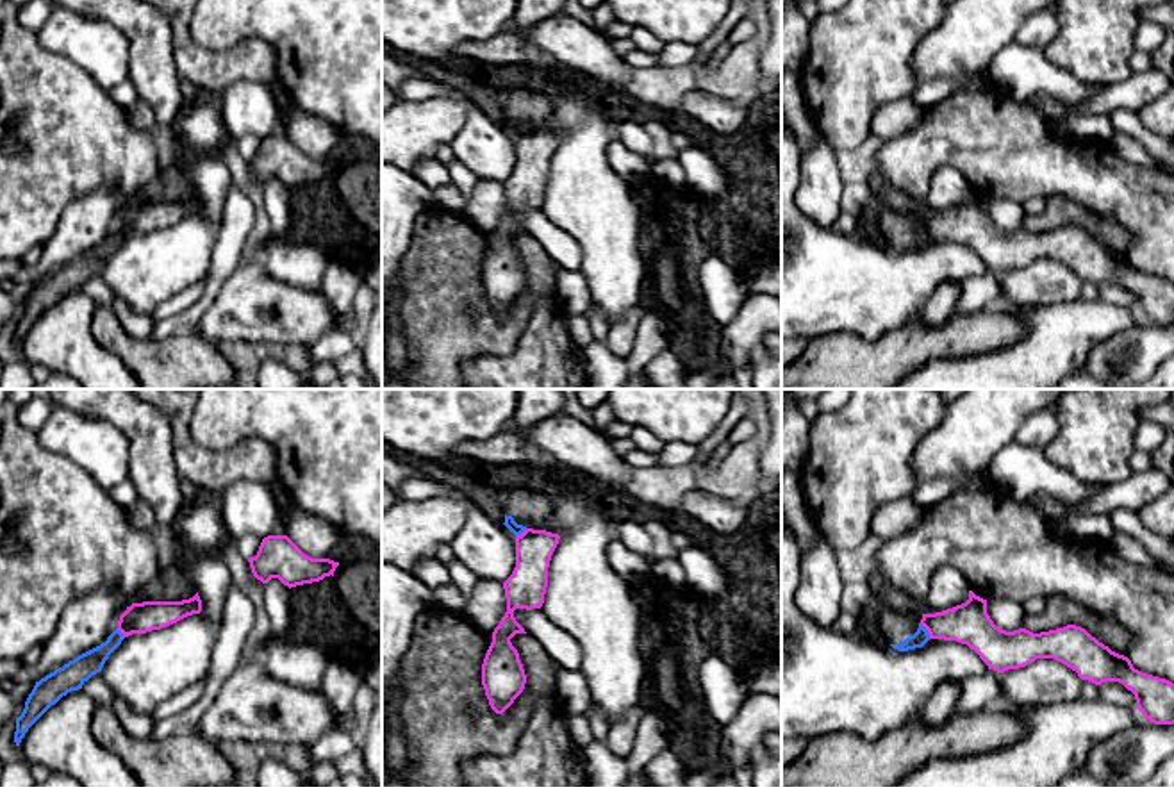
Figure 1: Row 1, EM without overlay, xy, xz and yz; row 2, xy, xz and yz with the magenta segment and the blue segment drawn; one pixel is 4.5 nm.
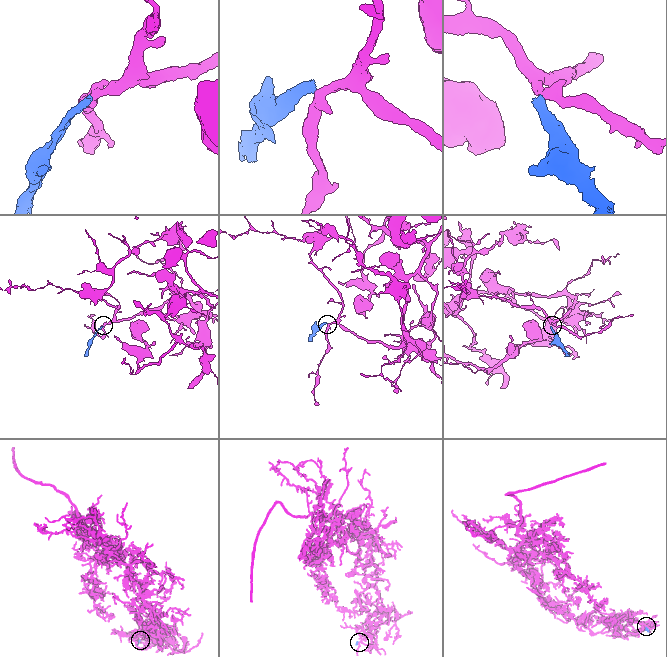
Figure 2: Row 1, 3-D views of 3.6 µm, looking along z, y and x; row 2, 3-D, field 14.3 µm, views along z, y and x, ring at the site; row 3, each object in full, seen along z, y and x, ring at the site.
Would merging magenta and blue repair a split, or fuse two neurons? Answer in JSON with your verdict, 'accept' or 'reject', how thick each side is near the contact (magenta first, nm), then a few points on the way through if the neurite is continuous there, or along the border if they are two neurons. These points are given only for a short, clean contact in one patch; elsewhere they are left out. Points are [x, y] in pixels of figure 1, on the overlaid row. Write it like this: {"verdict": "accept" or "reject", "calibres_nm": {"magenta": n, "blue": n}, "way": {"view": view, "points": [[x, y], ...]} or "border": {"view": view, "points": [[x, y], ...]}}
{"verdict": "reject", "calibres_nm": {"magenta": 190, "blue": 70}, "border": {"view": "yz", "points": [[919, 623], [930, 637]]}}

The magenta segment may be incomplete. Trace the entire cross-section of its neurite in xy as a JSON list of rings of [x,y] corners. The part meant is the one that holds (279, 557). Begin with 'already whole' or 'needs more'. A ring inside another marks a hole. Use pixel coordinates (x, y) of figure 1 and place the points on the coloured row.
already whole; [[[287,535],[262,539],[255,557],[248,559],[252,573],[262,584],[278,578],[284,585],[296,587],[334,576],[339,562],[305,555]]]

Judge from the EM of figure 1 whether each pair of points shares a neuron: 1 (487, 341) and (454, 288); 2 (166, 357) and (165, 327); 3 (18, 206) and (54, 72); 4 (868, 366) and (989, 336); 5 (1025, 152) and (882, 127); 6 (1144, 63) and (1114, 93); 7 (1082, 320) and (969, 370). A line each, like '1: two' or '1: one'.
1: one
2: two
3: one
4: one
5: two
6: two
7: one

